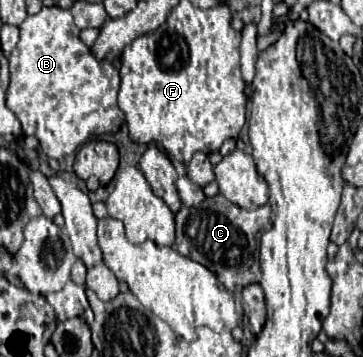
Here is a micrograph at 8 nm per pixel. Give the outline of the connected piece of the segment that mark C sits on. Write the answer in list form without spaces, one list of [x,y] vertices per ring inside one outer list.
[[[222,194],[206,198],[198,206],[182,206],[176,214],[176,248],[180,254],[208,266],[220,282],[234,294],[252,282],[260,282],[258,236],[272,226],[272,210],[268,204],[258,210],[244,210],[230,204]]]

